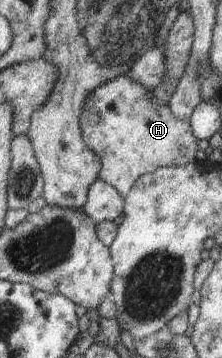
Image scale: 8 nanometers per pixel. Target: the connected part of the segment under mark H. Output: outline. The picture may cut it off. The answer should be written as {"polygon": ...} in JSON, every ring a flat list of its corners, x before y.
{"polygon":[[120,76,95,87,85,97,81,109,79,119,81,137,89,149,101,159,102,167,98,179,117,189,117,192,125,198,141,175,161,167,179,167,179,165,194,163,196,159,197,143,191,133,190,121,175,117,169,105,153,103,151,97,153,97,151,90,135,83,129,77]]}

